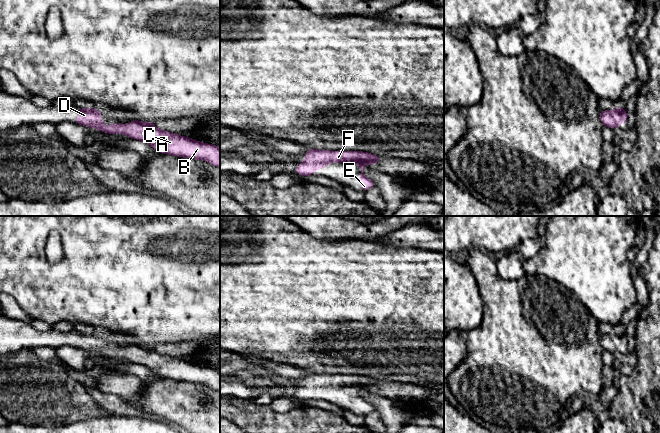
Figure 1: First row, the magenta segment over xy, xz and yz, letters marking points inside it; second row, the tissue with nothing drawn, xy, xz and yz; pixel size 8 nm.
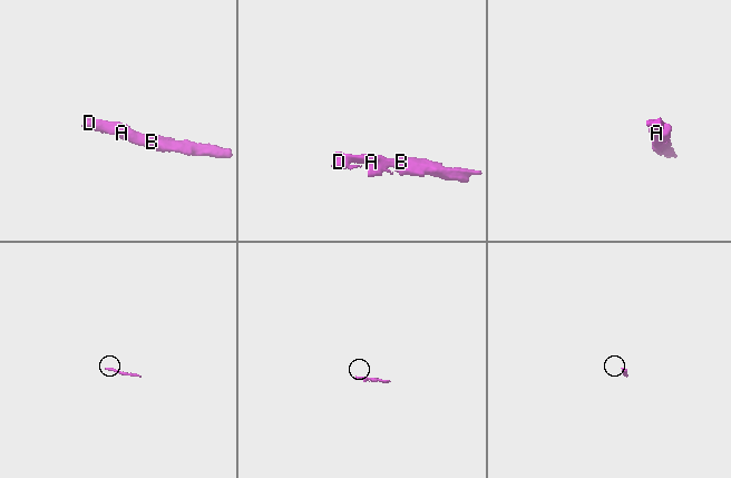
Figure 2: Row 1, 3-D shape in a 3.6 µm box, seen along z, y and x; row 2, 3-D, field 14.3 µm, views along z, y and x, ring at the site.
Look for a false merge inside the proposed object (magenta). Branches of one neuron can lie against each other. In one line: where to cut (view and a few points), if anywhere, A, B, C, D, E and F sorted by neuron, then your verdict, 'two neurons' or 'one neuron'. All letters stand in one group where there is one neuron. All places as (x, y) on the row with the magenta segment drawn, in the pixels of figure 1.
no cut | A B C D E F | one neuron

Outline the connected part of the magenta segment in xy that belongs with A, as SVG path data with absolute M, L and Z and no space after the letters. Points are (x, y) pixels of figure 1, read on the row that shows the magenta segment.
M92 108L78 109L75 124L95 128L107 134L125 134L132 139L144 141L163 154L206 161L220 167L220 147L202 143L189 137L183 137L156 128L151 122L132 119L130 124L112 123L102 125L102 114Z

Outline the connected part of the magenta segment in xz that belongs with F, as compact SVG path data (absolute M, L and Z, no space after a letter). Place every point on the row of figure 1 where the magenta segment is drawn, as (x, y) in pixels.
M310 147L304 156L304 161L299 163L294 169L294 173L300 176L314 175L313 170L325 169L327 163L355 163L361 170L360 188L362 191L375 187L375 183L367 178L363 173L365 164L375 165L381 157L362 151L329 151L315 150Z

